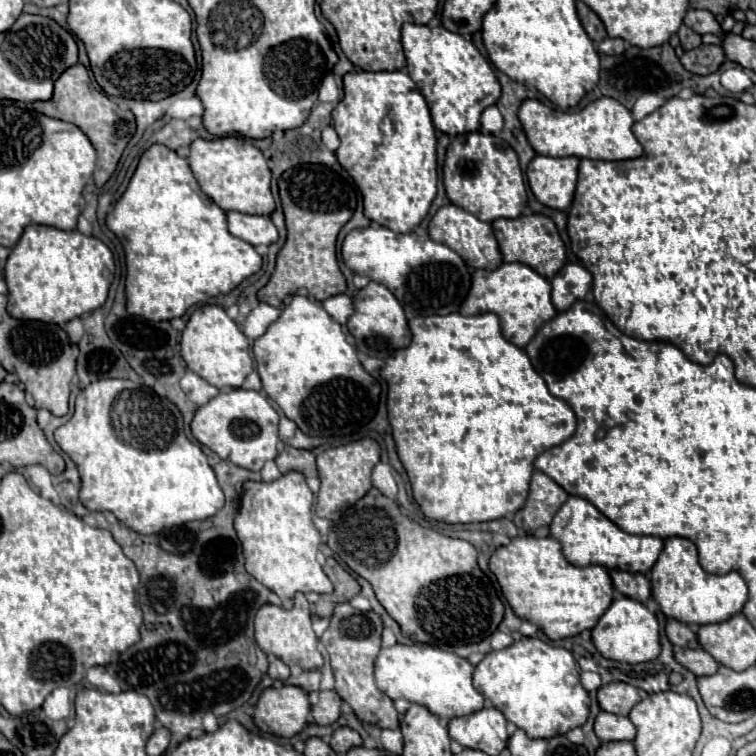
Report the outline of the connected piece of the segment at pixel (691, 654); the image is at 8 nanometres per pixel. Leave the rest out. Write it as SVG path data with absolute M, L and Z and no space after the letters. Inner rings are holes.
M675 647L673 657L675 657L675 661L679 661L685 669L695 673L697 677L713 675L717 671L715 659L703 649L679 649L679 647Z

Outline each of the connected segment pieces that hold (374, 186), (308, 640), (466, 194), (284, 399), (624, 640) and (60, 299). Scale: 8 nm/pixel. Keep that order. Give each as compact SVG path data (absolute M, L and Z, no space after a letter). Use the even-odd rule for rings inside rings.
M353 71L343 77L343 91L343 99L333 109L333 127L341 139L341 145L335 151L337 161L359 187L367 219L391 231L397 229L397 233L411 233L429 213L431 201L437 193L437 139L429 107L405 71Z
M303 593L295 595L293 609L289 609L289 611L267 603L255 613L255 643L267 655L271 653L271 655L279 657L289 667L299 665L305 671L323 667L323 655L319 651L319 641L317 641L317 635L311 627L311 607L309 607Z
M479 131L459 135L447 147L447 157L443 163L443 185L451 203L463 207L487 223L495 221L497 217L519 217L527 205L527 191L517 153L509 147L507 141L495 135L483 135Z
M293 295L291 303L281 311L279 319L267 329L267 333L255 339L253 353L265 395L271 401L275 401L279 409L285 413L285 417L295 421L295 425L305 435L311 437L353 435L373 419L375 413L369 401L369 391L373 389L375 379L361 367L353 345L347 343L341 325L325 313L323 302L309 299L305 295Z
M621 597L611 603L611 607L603 613L599 623L591 629L591 639L603 657L615 661L645 663L657 659L661 653L657 617L643 603L629 597Z
M27 225L5 261L9 315L25 321L65 325L75 317L99 309L109 291L109 281L103 271L111 259L111 251L97 237L87 237L79 231L61 231L47 225Z

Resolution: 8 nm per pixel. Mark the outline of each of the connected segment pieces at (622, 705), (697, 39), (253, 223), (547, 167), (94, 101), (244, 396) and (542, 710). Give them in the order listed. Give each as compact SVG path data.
M607 683L597 691L597 701L601 709L617 715L629 715L631 707L639 699L639 691L627 683Z
M685 25L679 27L677 35L679 35L679 39L681 39L681 47L683 47L685 51L687 51L687 49L695 49L695 47L701 45L701 35L695 33L695 31L691 31L691 29L685 27Z
M227 211L229 233L251 243L251 245L271 245L277 241L277 229L269 217L245 215L237 211Z
M535 155L533 161L527 165L527 181L529 181L533 195L551 209L567 211L573 201L573 193L577 185L577 167L579 167L577 157L555 159L555 157L545 157L545 155Z
M81 63L67 69L59 77L59 81L55 81L55 91L49 101L35 101L33 107L35 107L35 111L39 111L43 115L49 115L49 117L55 117L61 121L71 121L73 125L79 125L79 129L83 129L83 133L87 133L89 141L95 145L95 151L97 151L97 167L95 167L93 179L95 179L97 187L103 187L107 183L107 179L113 175L123 149L127 147L129 139L135 133L133 113L129 109L121 109L109 95L99 91L91 83L91 77Z
M231 389L221 391L217 397L213 397L195 411L195 417L191 421L191 433L201 445L209 447L221 459L231 461L249 471L261 471L265 461L277 457L277 423L279 415L263 393Z
M521 637L513 645L501 651L491 651L485 659L475 667L473 673L475 689L489 699L505 717L507 721L515 723L533 739L549 739L555 735L565 735L569 729L581 727L589 715L589 695L579 681L579 669L573 655L563 647L551 647L539 637Z

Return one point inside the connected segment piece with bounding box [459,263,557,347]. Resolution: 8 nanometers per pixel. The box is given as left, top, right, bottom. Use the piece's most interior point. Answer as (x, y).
(521, 298)

